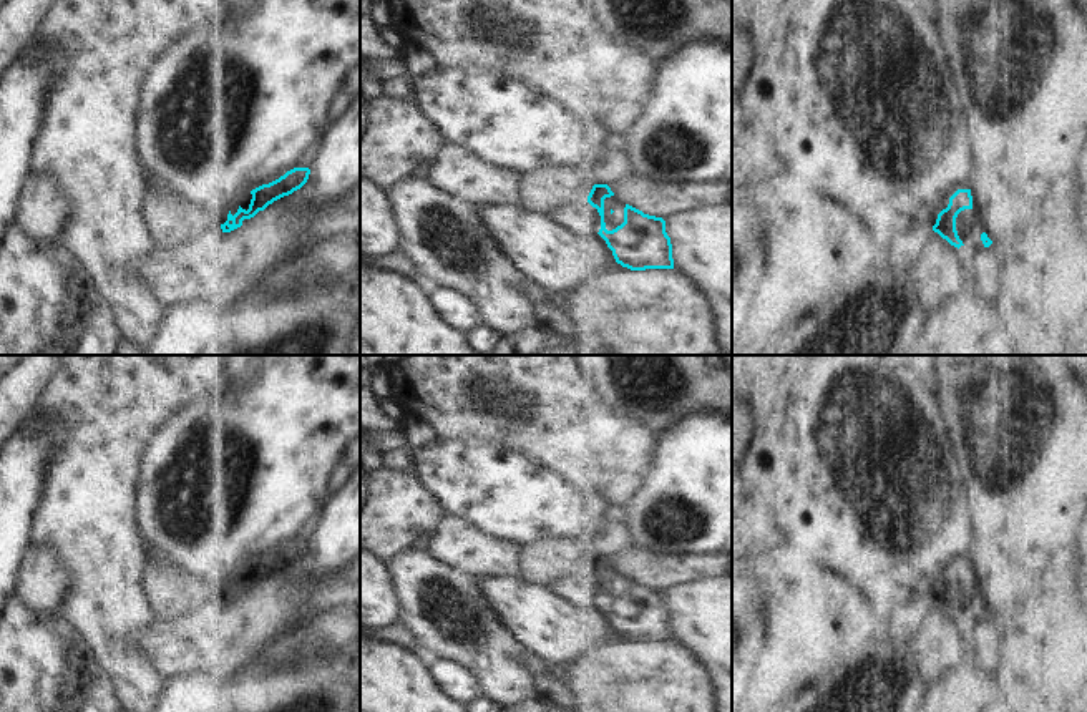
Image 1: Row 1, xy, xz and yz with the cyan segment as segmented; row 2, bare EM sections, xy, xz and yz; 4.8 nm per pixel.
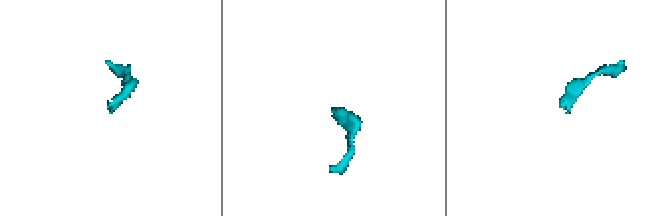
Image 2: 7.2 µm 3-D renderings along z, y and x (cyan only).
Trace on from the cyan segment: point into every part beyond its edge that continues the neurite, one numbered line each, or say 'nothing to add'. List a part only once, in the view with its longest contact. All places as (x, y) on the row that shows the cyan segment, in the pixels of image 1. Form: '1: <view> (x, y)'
1: yz (984, 266)

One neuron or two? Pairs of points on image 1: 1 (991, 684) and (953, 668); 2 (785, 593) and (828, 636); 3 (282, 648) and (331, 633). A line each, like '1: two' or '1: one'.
1: one
2: one
3: one

